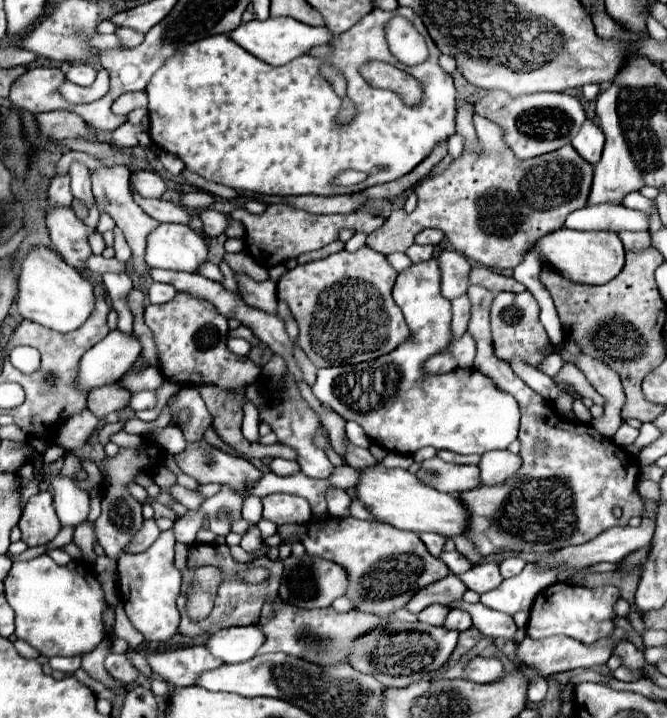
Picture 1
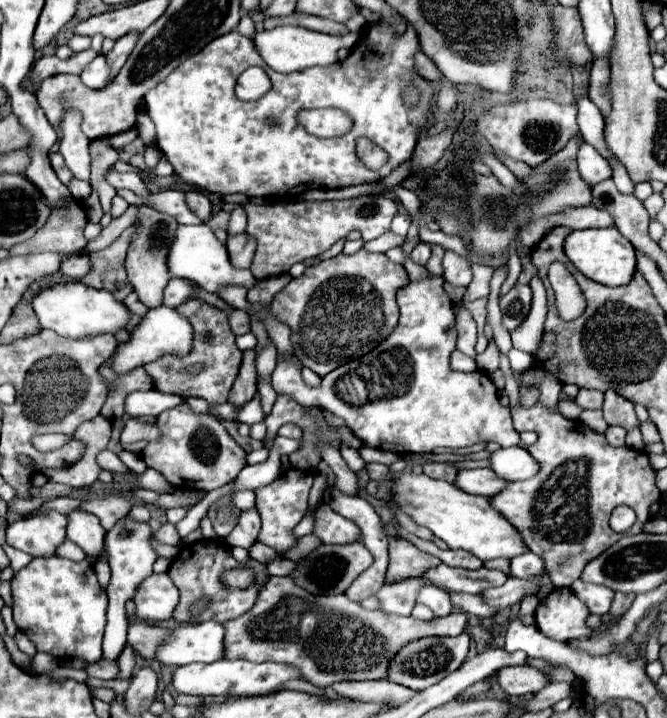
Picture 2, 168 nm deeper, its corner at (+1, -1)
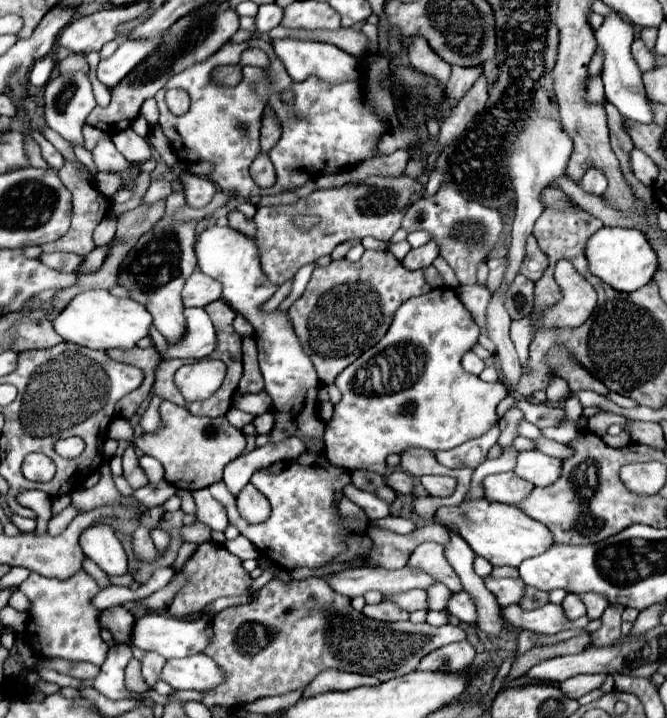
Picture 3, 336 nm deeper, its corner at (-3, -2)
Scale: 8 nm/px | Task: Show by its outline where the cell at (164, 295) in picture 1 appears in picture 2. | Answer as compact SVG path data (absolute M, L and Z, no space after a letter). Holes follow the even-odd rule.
M172 278L164 290L164 306L178 308L190 298L194 298L194 282L186 278Z

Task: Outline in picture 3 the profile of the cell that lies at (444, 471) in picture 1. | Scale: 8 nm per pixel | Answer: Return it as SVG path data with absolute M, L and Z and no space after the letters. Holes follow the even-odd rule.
M500 473L500 475L488 475L482 481L482 487L484 487L486 499L516 505L532 491L534 485L516 477L514 473Z

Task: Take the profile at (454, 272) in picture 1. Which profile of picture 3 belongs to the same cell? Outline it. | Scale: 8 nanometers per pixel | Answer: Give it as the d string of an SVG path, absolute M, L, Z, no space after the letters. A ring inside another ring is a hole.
M442 185L434 197L422 197L410 205L410 209L404 215L402 227L408 233L418 229L430 231L434 235L434 241L440 245L440 255L454 269L460 285L474 285L478 263L488 257L488 253L492 251L494 243L500 237L502 219L498 211L482 207L480 203L468 201L452 187Z

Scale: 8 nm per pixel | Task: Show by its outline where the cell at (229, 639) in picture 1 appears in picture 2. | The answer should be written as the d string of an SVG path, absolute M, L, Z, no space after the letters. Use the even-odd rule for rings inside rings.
M218 622L184 624L160 642L156 660L160 664L184 666L192 662L216 662L224 658L224 626Z

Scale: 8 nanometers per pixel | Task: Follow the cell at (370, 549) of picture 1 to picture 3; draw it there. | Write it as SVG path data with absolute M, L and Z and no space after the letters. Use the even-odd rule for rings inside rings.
M422 543L422 545L418 545L414 549L414 553L410 555L406 567L426 571L428 575L440 579L440 583L444 583L454 593L462 591L460 579L454 573L454 569L450 567L448 559L444 557L444 547L438 545L438 543Z

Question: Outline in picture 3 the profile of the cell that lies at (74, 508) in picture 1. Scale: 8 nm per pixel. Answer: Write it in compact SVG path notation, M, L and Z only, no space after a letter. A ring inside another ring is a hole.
M98 523L82 531L80 547L106 575L124 575L128 571L126 553L110 525Z

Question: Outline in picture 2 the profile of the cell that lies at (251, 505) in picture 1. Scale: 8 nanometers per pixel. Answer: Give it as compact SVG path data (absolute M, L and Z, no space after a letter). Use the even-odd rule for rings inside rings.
M240 490L240 492L232 494L232 500L230 500L230 502L232 502L232 506L236 506L236 508L240 508L240 510L256 504L252 490Z

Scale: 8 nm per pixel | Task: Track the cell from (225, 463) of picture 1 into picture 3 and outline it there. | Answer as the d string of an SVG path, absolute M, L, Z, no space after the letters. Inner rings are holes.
M162 401L160 405L162 427L154 435L141 435L134 445L144 455L156 458L164 467L164 479L176 489L196 491L222 481L224 467L246 449L246 439L240 429L232 427L226 417L196 417L186 407Z

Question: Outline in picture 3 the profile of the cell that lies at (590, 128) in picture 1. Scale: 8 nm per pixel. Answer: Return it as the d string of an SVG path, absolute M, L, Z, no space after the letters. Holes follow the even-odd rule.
M588 169L586 173L584 173L584 177L582 177L582 181L580 181L580 187L584 189L584 191L588 191L588 193L594 193L594 195L602 195L604 191L606 191L606 185L608 185L608 181L606 181L606 175L600 171L600 169Z

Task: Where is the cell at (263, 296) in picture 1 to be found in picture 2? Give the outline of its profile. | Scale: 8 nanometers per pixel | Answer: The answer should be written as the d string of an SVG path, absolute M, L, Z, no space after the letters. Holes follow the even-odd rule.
M246 232L236 234L236 236L228 236L226 248L228 248L230 260L236 268L250 268L252 256L256 252L256 240L252 236L248 236Z

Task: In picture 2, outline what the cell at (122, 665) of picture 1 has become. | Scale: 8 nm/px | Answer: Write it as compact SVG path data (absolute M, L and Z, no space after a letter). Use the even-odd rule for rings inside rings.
M98 660L94 664L88 664L84 668L88 672L90 678L102 678L102 680L114 680L118 676L118 664L116 662L108 662L108 660Z

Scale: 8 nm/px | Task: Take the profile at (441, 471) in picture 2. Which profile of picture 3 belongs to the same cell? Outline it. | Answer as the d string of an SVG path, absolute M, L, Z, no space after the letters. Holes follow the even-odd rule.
M424 475L420 481L430 495L438 495L438 497L450 497L456 487L456 479L442 475Z

